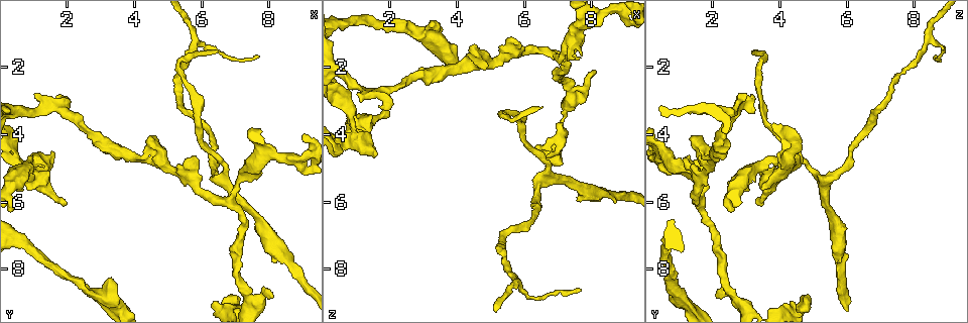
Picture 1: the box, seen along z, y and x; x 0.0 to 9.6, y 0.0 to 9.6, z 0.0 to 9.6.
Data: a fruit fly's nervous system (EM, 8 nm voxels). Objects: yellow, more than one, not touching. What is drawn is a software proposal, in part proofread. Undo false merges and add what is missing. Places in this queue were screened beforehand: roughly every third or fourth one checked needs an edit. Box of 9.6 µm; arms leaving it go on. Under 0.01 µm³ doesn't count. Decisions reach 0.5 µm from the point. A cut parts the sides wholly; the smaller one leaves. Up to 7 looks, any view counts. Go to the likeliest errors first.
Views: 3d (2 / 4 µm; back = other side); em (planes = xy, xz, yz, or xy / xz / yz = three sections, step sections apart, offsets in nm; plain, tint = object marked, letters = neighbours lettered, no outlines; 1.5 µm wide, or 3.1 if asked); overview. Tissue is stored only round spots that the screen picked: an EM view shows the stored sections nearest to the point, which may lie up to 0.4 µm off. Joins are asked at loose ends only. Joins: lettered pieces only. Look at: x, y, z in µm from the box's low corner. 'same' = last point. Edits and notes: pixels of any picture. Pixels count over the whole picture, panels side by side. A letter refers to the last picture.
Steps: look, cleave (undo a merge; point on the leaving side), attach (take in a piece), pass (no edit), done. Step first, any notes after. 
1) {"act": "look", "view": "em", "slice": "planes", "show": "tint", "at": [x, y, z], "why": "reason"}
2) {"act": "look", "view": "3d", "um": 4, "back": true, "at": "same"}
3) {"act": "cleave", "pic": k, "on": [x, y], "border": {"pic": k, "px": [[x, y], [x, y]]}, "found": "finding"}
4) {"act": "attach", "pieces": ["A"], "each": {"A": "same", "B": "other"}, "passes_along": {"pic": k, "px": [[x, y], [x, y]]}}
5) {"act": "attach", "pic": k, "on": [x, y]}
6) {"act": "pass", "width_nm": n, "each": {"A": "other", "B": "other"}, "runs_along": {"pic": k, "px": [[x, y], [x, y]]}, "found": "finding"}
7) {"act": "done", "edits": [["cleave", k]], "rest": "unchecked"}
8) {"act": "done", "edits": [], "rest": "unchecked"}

{"act": "look", "view": "3d", "um": 4, "at": [1.55, 4.50, 4.55], "why": "free end"}

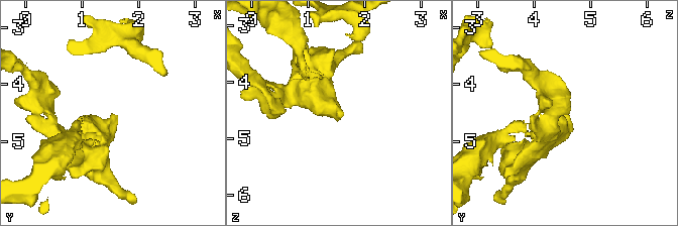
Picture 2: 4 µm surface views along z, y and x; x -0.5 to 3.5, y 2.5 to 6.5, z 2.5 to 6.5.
{"act": "look", "view": "em", "slice": "planes", "show": "letters", "at": [1.50, 4.55, 4.60], "why": "need the tissue"}

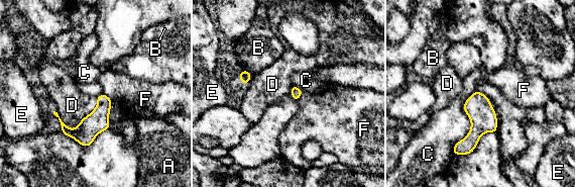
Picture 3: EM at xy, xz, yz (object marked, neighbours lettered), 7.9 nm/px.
{"act": "pass", "longest_contact_nm": ["C", 550], "each": {"A": "other", "B": "other", "C": "other", "D": "other", "E": "other", "F": "other"}, "border": {"pic": 3, "px": [[97, 97], [75, 127], [54, 111]]}, "found": "no lettered piece goes on from it"}

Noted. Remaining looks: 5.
{"act": "look", "view": "em", "slice": "planes", "show": "tint", "at": [5.35, 1.75, 3.50], "why": "abrupt turn"}

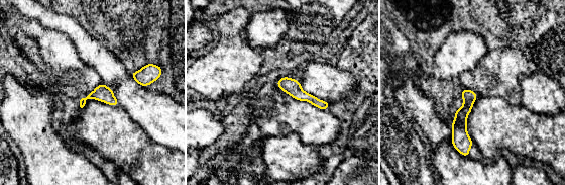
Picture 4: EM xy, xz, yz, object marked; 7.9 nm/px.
{"act": "look", "view": "em", "slice": "planes", "show": "letters", "at": "same"}

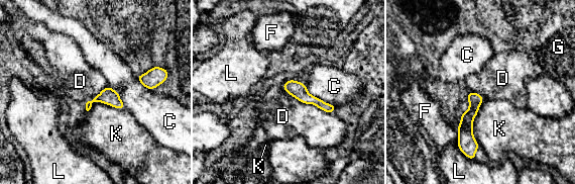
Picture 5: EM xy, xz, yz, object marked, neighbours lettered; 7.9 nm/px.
{"act": "pass", "each": {"C": "other", "D": "other", "F": "other", "G": "other", "K": "other", "L": "other"}, "runs_along": {"pic": 5, "px": [[472, 94], [467, 118], [471, 155]]}, "found": "one neuron here"}

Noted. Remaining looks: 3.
{"act": "look", "view": "3d", "um": 2, "at": [5.80, 1.25, 8.35], "why": "three arms meet"}

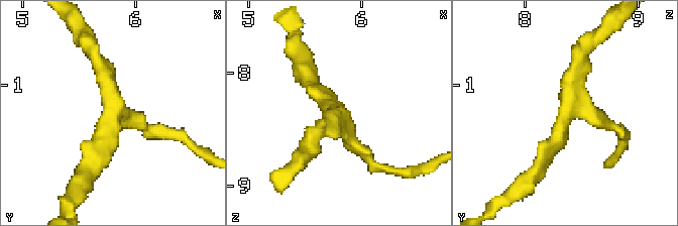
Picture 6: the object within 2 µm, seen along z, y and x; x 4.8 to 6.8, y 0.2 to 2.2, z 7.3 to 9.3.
{"act": "look", "view": "em", "slice": "yz", "step": 4, "show": "tint", "at": [5.84, 1.24, 8.38], "why": "now the EM"}

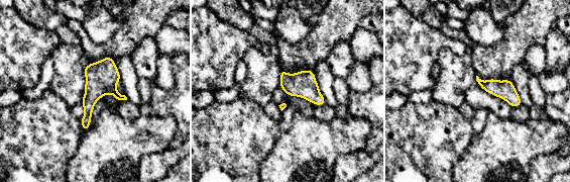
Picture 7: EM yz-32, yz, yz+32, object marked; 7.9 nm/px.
{"act": "look", "view": "em", "slice": "planes", "show": "letters", "at": "same"}

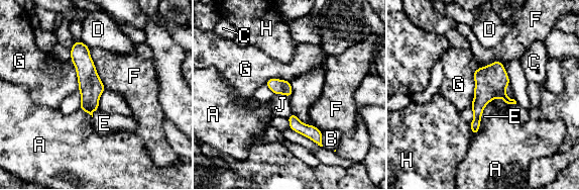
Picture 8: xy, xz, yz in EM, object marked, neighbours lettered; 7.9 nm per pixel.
{"act": "pass", "longest_contact_nm": ["F", 360], "each": {"A": "other", "B": "other", "C": "other", "D": "other", "E": "other", "F": "other", "G": "other", "H": "other", "J": "other"}, "found": "one neuron here"}

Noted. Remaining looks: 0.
{"act": "done", "edits": [], "rest": "unchecked"}

